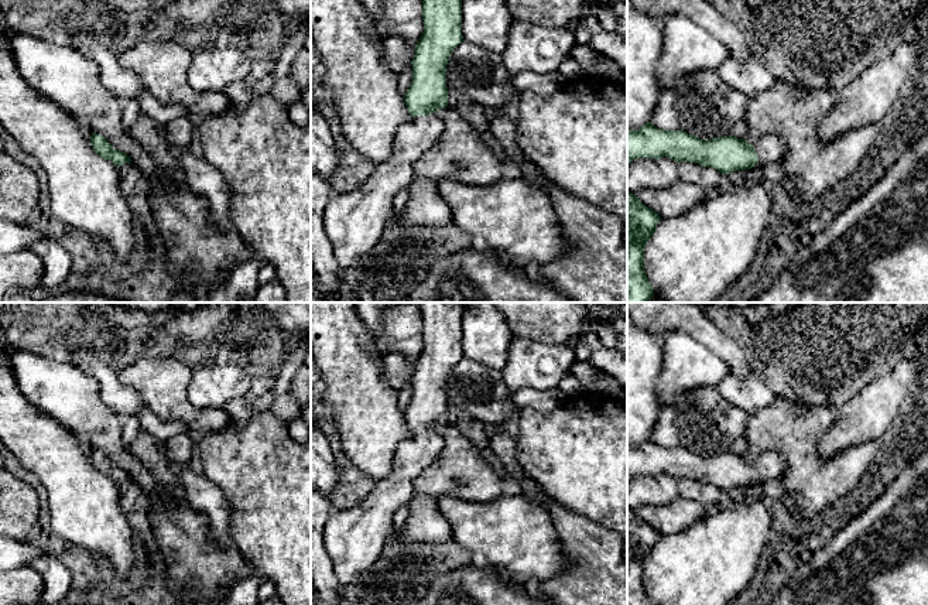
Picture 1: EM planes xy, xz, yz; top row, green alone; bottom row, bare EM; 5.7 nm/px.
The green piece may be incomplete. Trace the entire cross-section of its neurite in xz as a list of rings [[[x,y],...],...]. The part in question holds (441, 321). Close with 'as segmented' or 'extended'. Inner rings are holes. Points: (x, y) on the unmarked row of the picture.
[[[417,302],[417,305],[422,314],[424,349],[414,362],[412,399],[404,411],[412,435],[398,445],[390,474],[377,482],[371,493],[353,509],[332,510],[323,529],[325,547],[342,587],[360,581],[380,558],[387,539],[394,531],[393,515],[411,500],[412,481],[424,472],[445,445],[445,440],[436,428],[448,423],[446,382],[449,373],[465,358],[462,315],[466,307],[463,302]]] | extended

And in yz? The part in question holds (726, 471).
[[[651,438],[638,447],[627,445],[627,479],[668,474],[677,479],[710,483],[726,492],[757,481],[780,481],[785,472],[787,461],[775,451],[763,452],[753,464],[747,457],[733,452],[702,457],[684,447],[658,445]]] | extended

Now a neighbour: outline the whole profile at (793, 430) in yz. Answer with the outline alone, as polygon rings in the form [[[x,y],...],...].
[[[775,394],[770,406],[747,414],[743,433],[747,440],[747,459],[754,464],[766,451],[778,452],[787,461],[787,472],[778,482],[787,491],[792,512],[807,519],[855,489],[880,447],[880,440],[876,440],[849,447],[831,459],[822,459],[818,444],[832,423],[833,409],[823,404],[798,404],[781,394]]]

